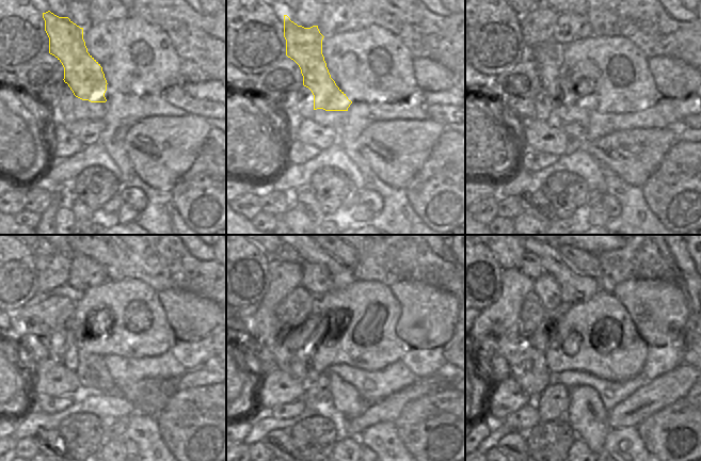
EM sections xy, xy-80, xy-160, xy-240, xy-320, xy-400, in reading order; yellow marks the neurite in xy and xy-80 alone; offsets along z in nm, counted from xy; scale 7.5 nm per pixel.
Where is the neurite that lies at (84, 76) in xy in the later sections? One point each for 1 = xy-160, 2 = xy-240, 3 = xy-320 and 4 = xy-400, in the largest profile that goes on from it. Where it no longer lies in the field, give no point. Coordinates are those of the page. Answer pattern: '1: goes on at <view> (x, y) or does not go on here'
1: goes on at xy-160 (548, 54)
2: goes on at xy-240 (93, 375)
3: goes on at xy-320 (347, 400)
4: goes on at xy-400 (588, 417)

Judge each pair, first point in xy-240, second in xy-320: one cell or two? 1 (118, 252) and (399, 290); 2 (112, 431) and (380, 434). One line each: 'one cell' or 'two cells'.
1: two cells
2: two cells

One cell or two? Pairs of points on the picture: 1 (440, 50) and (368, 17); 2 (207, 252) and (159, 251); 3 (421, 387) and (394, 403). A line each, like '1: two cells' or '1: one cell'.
1: one cell
2: two cells
3: one cell

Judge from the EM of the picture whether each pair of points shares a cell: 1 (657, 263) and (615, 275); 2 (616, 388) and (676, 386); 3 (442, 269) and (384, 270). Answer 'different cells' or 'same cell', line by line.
1: same cell
2: different cells
3: same cell

